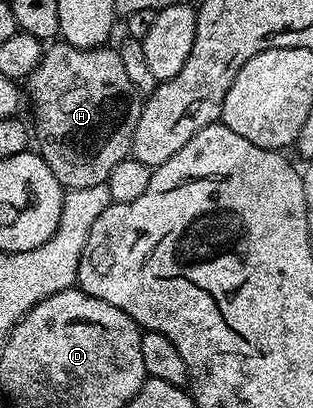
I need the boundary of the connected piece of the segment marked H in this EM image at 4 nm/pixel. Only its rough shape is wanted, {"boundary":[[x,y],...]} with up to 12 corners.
{"boundary":[[50,44],[27,101],[62,189],[103,185],[142,106],[116,48]]}

